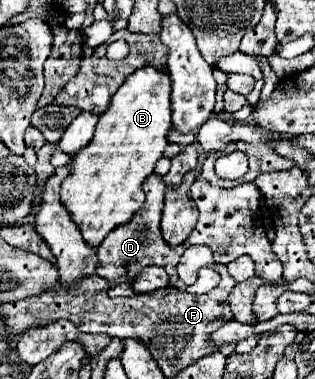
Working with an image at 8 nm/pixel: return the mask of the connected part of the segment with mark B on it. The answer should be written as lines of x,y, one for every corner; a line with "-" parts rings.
145,64
115,92
107,112
99,116
93,140
75,154
71,174
61,184
61,202
89,244
99,246
115,226
129,222
141,208
143,182
163,156
171,130
171,76
165,68

